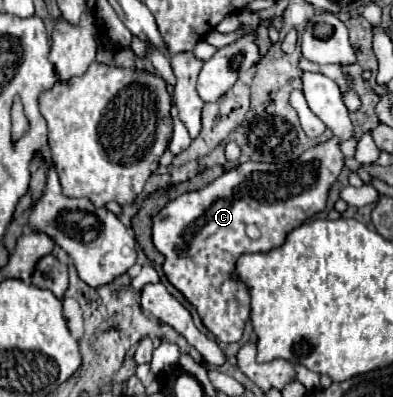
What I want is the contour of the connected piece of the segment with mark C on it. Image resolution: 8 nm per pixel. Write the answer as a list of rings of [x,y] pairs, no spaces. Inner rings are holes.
[[[302,71],[300,79],[310,109],[332,129],[328,141],[306,149],[294,163],[242,163],[224,171],[208,187],[170,201],[154,217],[152,241],[166,257],[164,273],[168,281],[196,307],[202,323],[222,343],[240,341],[250,317],[250,291],[234,275],[238,257],[280,247],[290,231],[326,209],[330,185],[344,167],[340,143],[354,135],[338,85],[320,73]],[[250,231],[256,231],[256,237],[250,237]]]

